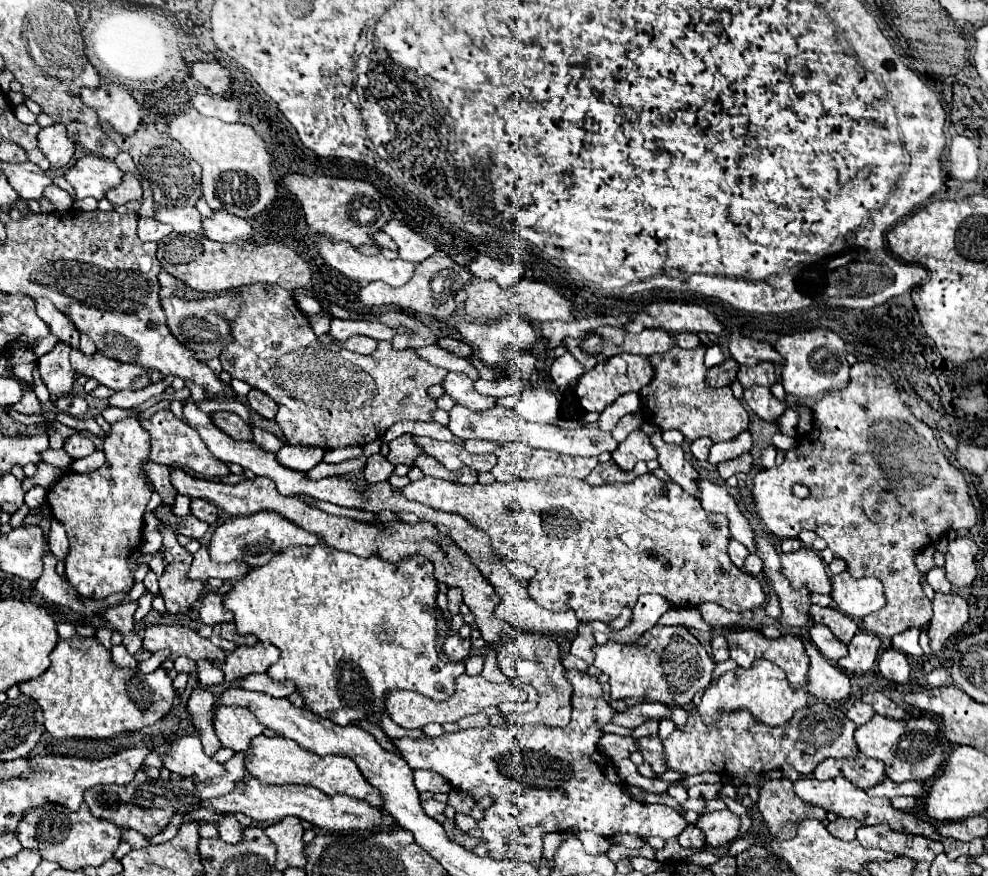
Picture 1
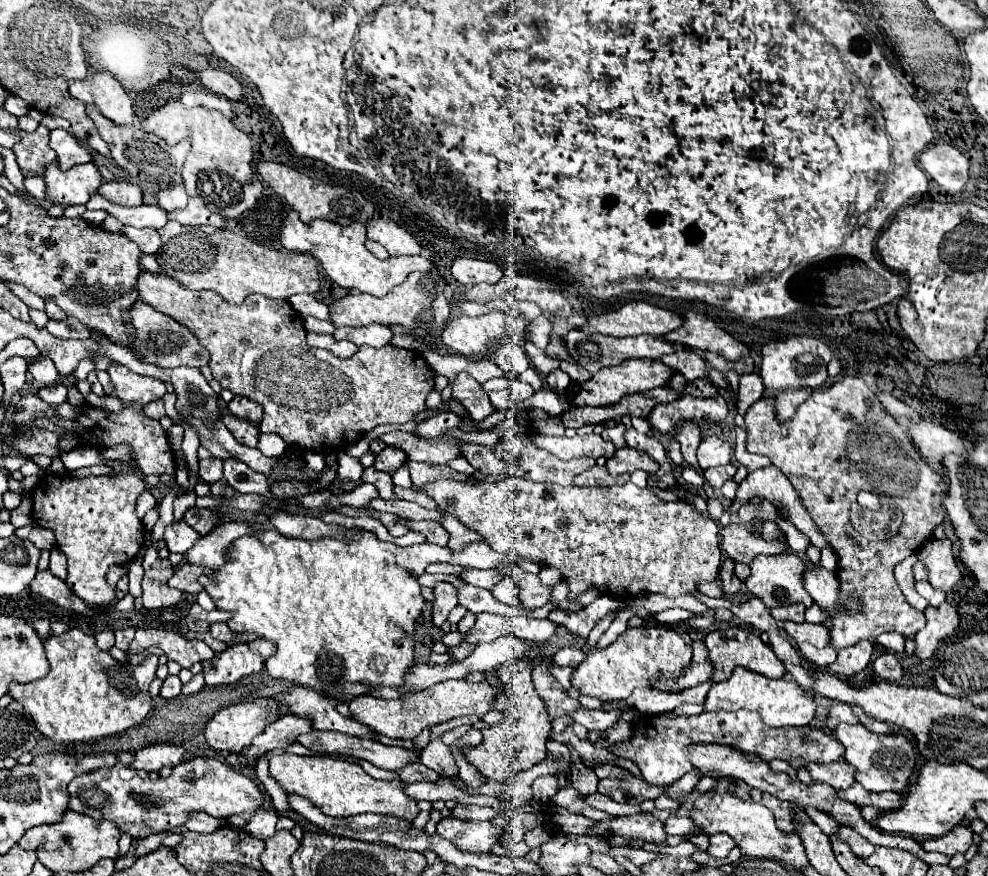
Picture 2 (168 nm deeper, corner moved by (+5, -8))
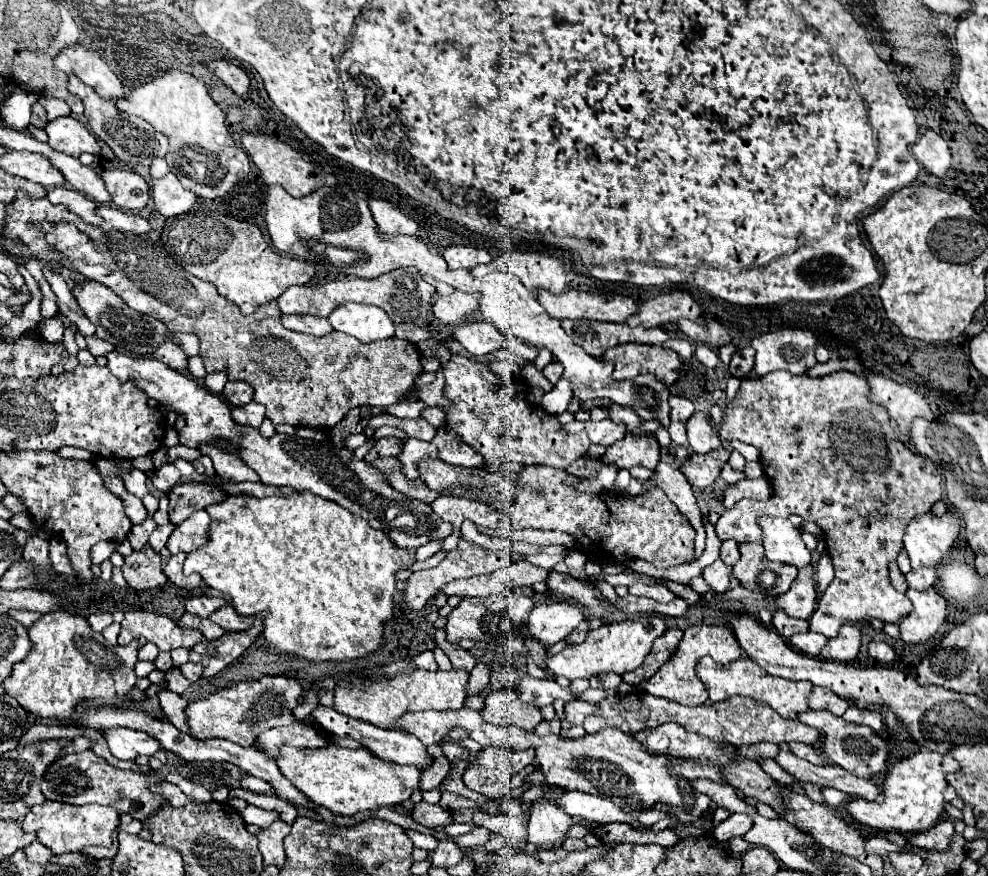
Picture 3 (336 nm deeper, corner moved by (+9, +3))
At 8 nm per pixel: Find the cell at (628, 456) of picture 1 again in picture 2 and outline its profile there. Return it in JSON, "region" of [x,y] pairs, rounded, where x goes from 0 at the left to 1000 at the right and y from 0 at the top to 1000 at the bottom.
{"region":[[[632,510],[632,513],[623,513],[621,522],[615,524],[613,529],[617,542],[628,542],[628,540],[642,540],[644,535],[652,535],[654,540],[664,540],[666,538],[666,529],[656,522],[650,515],[644,515],[640,510]]]}

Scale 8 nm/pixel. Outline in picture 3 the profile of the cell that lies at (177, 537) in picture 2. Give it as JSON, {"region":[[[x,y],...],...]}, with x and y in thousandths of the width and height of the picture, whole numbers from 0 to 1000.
{"region":[[[164,598],[164,600],[158,600],[158,605],[152,610],[152,614],[150,614],[150,621],[152,621],[152,626],[154,628],[158,628],[158,630],[162,630],[166,623],[168,623],[168,619],[170,619],[170,612],[174,610],[174,605],[176,605],[176,598]]]}

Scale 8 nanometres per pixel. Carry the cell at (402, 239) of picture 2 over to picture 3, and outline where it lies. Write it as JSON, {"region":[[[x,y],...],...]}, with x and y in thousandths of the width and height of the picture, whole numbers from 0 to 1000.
{"region":[[[374,228],[374,240],[379,244],[379,251],[389,267],[413,267],[419,269],[423,263],[423,256],[401,240],[395,231],[391,228]]]}

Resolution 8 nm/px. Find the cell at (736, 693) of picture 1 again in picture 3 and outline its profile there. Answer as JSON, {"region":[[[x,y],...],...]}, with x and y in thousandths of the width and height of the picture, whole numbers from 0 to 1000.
{"region":[[[713,749],[709,753],[704,767],[706,767],[704,772],[717,785],[717,792],[719,792],[719,799],[721,801],[737,799],[741,795],[755,795],[755,797],[761,797],[765,801],[777,804],[779,808],[783,808],[794,820],[806,820],[810,813],[816,813],[818,811],[816,797],[822,790],[822,781],[794,776],[794,774],[787,774],[787,772],[779,772],[763,753],[759,753],[755,749],[751,749],[751,751],[743,753],[743,756],[737,756],[737,758],[727,758],[719,749]]]}

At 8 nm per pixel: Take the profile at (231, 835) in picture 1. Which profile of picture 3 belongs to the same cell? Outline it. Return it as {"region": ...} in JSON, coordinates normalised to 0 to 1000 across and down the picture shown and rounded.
{"region":[[[170,893],[156,895],[154,904],[158,904],[158,906],[162,906],[162,909],[166,909],[166,913],[168,913],[168,916],[172,916],[174,920],[178,920],[178,922],[182,922],[182,920],[186,920],[186,918],[190,918],[190,916],[192,916],[180,897],[170,895]]]}

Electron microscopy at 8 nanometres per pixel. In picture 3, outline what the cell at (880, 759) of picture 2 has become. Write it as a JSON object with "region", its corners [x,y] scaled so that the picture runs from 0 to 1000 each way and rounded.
{"region":[[[818,811],[810,813],[808,817],[810,824],[826,831],[832,838],[832,849],[830,858],[846,874],[852,874],[854,879],[862,881],[868,888],[885,888],[891,881],[897,879],[897,868],[899,868],[899,856],[901,849],[897,842],[891,842],[887,836],[883,836],[879,829],[870,826],[860,826],[848,817],[842,817],[838,811]]]}

